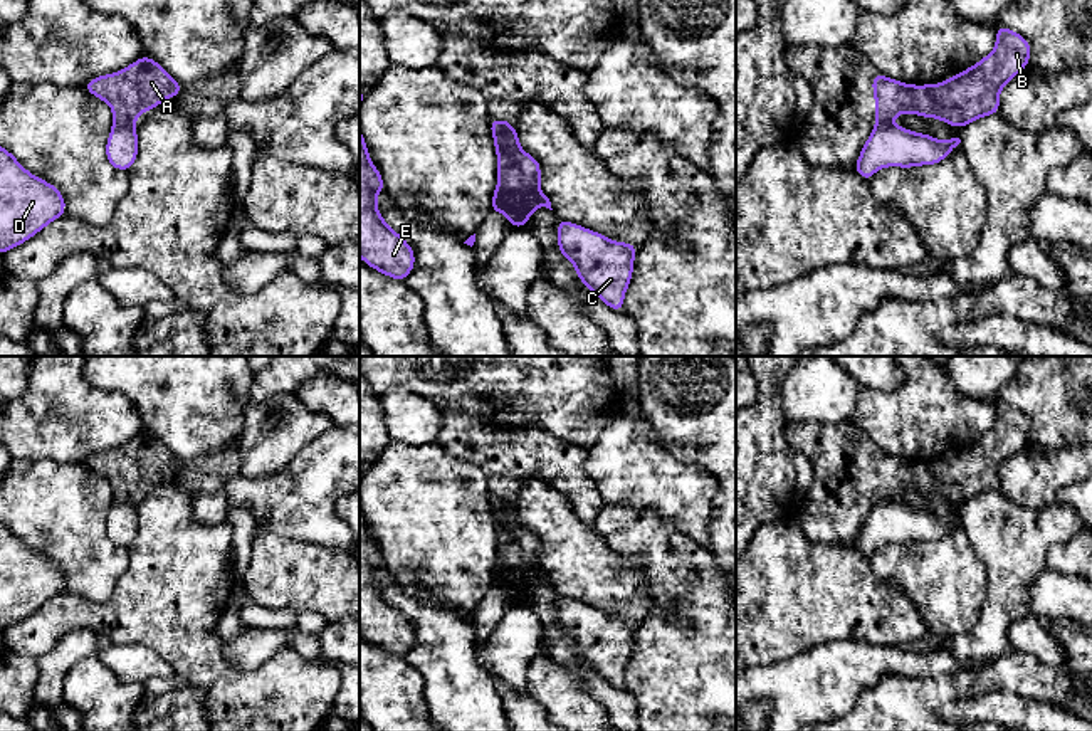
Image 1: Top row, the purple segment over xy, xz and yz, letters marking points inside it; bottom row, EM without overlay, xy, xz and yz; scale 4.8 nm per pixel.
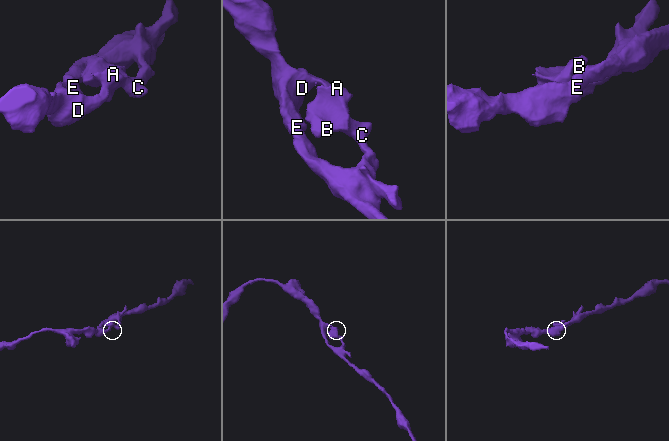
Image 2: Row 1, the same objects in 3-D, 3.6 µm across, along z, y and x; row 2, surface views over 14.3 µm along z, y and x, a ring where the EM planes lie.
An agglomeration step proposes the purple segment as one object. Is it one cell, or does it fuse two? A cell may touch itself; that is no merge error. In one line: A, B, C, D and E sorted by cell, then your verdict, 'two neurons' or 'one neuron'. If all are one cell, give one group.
groups A B C / D E; two neurons

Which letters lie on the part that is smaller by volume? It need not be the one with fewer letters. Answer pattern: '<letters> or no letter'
A, B, C

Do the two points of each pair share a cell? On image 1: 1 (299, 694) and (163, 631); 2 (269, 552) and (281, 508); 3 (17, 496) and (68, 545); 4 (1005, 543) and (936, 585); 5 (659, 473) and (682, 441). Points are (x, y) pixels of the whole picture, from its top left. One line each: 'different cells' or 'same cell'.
1: same cell
2: different cells
3: same cell
4: different cells
5: different cells

